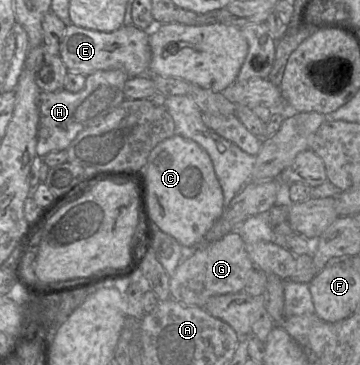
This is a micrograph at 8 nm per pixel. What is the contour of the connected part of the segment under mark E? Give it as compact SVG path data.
M70 24L66 27L60 57L69 71L90 75L98 70L122 70L129 77L149 73L151 48L149 31L135 25L123 25L112 32L92 30Z

